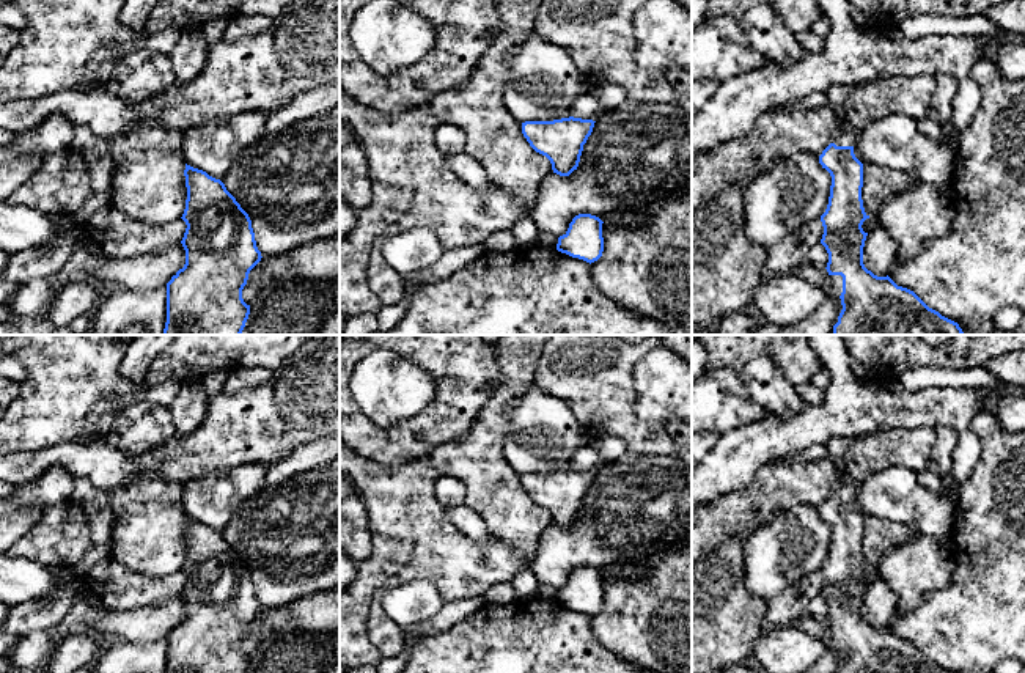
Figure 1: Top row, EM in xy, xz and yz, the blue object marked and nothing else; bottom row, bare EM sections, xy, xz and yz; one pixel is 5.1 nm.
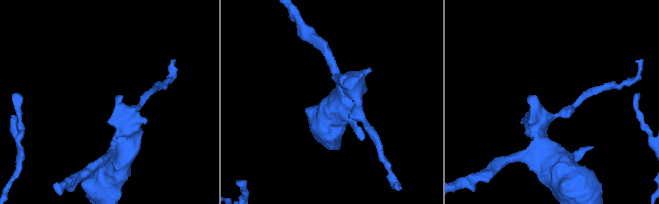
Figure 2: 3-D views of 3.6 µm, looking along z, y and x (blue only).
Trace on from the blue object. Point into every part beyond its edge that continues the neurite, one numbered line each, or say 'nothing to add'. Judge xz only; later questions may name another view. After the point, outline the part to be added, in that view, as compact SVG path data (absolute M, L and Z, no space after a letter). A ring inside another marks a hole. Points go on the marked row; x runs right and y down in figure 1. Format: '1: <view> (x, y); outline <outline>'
nothing to add

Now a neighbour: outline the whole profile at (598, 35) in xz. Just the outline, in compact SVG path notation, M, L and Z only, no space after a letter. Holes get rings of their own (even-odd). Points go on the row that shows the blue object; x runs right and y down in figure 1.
M542 0L535 33L544 41L563 47L577 69L591 83L615 83L624 88L627 99L638 104L676 104L673 86L665 72L648 69L635 60L634 17L648 0Z

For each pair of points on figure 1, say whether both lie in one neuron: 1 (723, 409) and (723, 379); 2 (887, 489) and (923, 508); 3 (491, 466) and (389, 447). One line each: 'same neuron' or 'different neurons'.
1: same neuron
2: same neuron
3: different neurons

